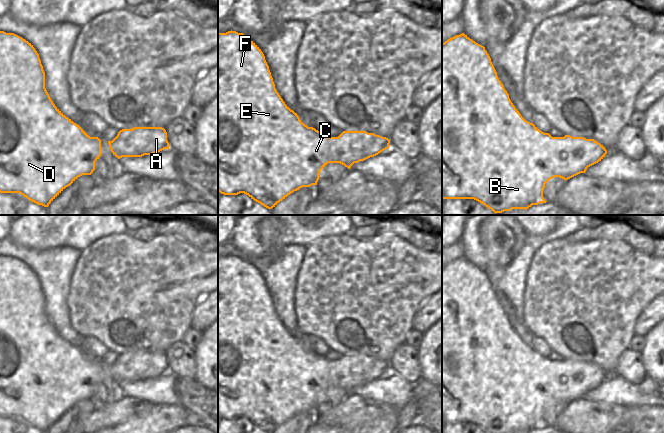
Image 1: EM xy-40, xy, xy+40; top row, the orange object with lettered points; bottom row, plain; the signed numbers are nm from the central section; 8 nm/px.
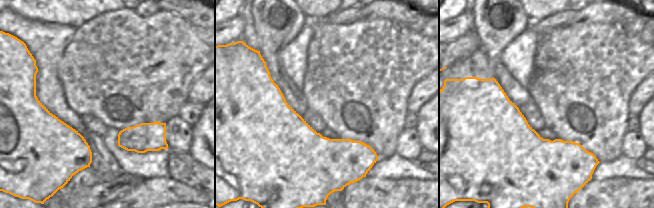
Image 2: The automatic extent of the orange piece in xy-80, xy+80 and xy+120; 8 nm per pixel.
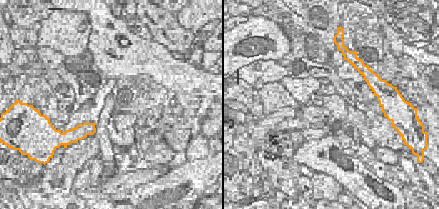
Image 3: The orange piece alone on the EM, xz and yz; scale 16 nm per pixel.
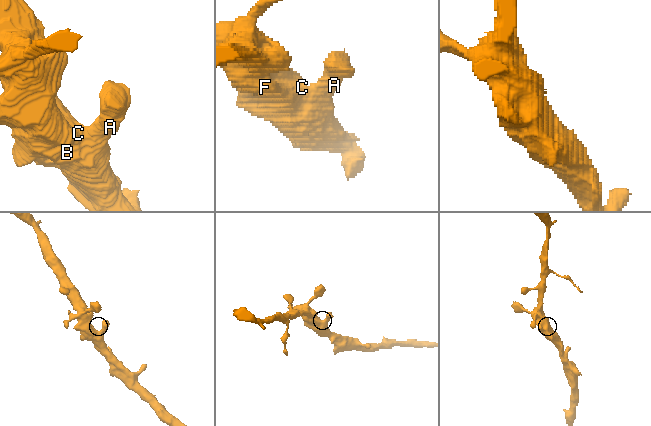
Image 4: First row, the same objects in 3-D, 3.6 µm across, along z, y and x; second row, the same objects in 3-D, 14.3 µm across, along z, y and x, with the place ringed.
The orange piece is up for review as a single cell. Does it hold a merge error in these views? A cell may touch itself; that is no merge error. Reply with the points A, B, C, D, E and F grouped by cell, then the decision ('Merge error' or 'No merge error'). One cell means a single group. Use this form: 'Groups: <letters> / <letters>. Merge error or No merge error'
Groups: A B C D E F. No merge error.

